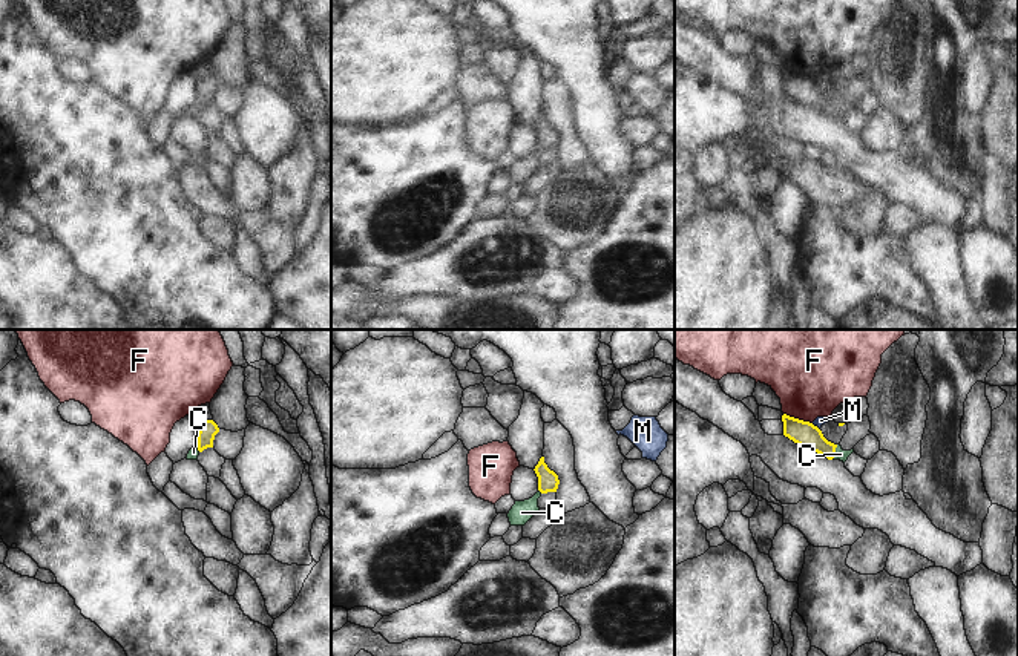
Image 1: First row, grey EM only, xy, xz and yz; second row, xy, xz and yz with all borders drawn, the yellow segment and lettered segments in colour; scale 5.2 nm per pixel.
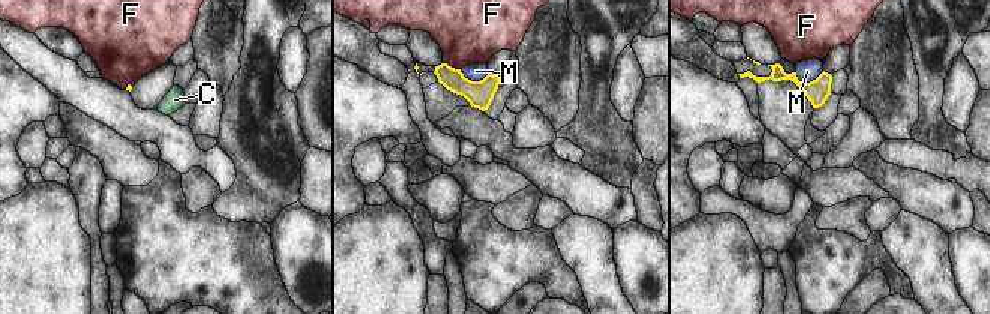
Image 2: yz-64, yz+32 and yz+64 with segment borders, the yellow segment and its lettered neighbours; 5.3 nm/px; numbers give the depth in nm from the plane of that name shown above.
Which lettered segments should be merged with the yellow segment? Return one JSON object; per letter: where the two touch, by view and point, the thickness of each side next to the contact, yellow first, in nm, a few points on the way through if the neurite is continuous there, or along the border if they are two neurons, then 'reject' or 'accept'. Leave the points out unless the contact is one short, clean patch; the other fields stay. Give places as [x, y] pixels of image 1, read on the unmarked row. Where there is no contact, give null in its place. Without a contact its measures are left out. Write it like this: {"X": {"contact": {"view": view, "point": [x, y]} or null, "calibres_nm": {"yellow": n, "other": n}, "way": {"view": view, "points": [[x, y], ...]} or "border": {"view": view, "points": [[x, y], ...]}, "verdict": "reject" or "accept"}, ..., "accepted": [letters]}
{"C": {"contact": {"view": "yz", "point": [834, 108]}, "calibres_nm": {"yellow": 130, "other": 60}, "way": {"view": "yz", "points": [[802, 89], [834, 108], [840, 111]]}, "verdict": "accept"}, "F": {"contact": {"view": "yz", "point": [797, 75]}, "calibres_nm": {"yellow": 130, "other": 380}, "border": {"view": "yz", "points": [[784, 69], [811, 80]]}, "verdict": "reject"}, "M": {"contact": {"view": "yz", "point": [816, 83]}, "calibres_nm": {"yellow": 130, "other": 50}, "border": {"view": "yz", "points": [[811, 80], [819, 86]]}, "verdict": "reject"}, "accepted": ["C"]}

